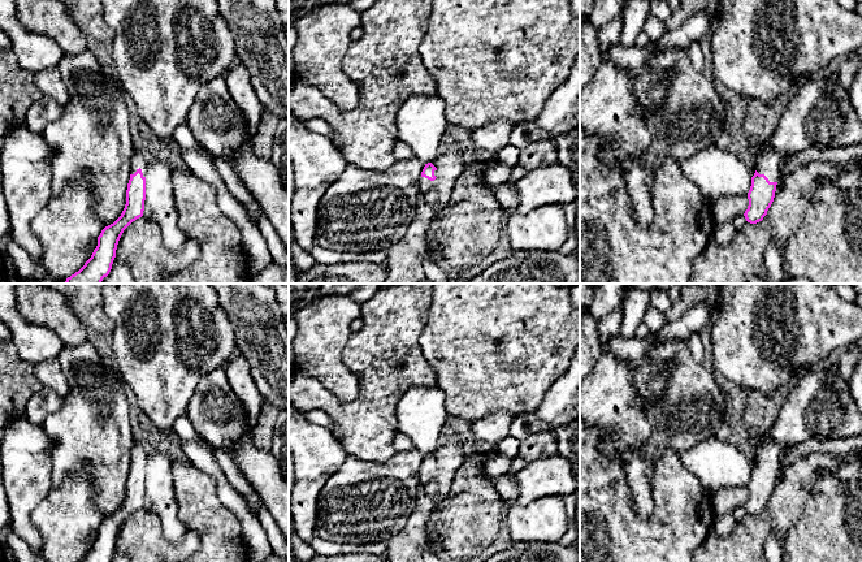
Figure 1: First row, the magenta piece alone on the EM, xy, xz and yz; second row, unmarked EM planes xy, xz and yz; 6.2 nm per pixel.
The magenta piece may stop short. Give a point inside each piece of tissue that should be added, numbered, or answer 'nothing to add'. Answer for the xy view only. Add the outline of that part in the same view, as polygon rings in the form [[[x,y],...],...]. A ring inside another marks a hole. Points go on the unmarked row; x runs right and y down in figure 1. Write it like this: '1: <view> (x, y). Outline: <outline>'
1: xy (138, 452). Outline: [[[135,442],[131,450],[130,464],[134,466],[139,459],[147,458],[147,457],[148,457],[148,453],[146,451],[144,446],[142,444]]]

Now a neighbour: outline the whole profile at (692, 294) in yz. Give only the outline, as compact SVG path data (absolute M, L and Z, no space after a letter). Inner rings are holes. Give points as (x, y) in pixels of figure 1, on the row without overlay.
M688 284L681 294L681 299L672 303L664 312L667 323L679 320L693 304L706 302L711 316L718 315L720 304L720 284Z

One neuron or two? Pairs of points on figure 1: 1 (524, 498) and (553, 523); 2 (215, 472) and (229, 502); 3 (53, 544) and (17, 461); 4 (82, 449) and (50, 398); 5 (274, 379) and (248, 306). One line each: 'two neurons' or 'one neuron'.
1: two neurons
2: one neuron
3: two neurons
4: two neurons
5: one neuron

